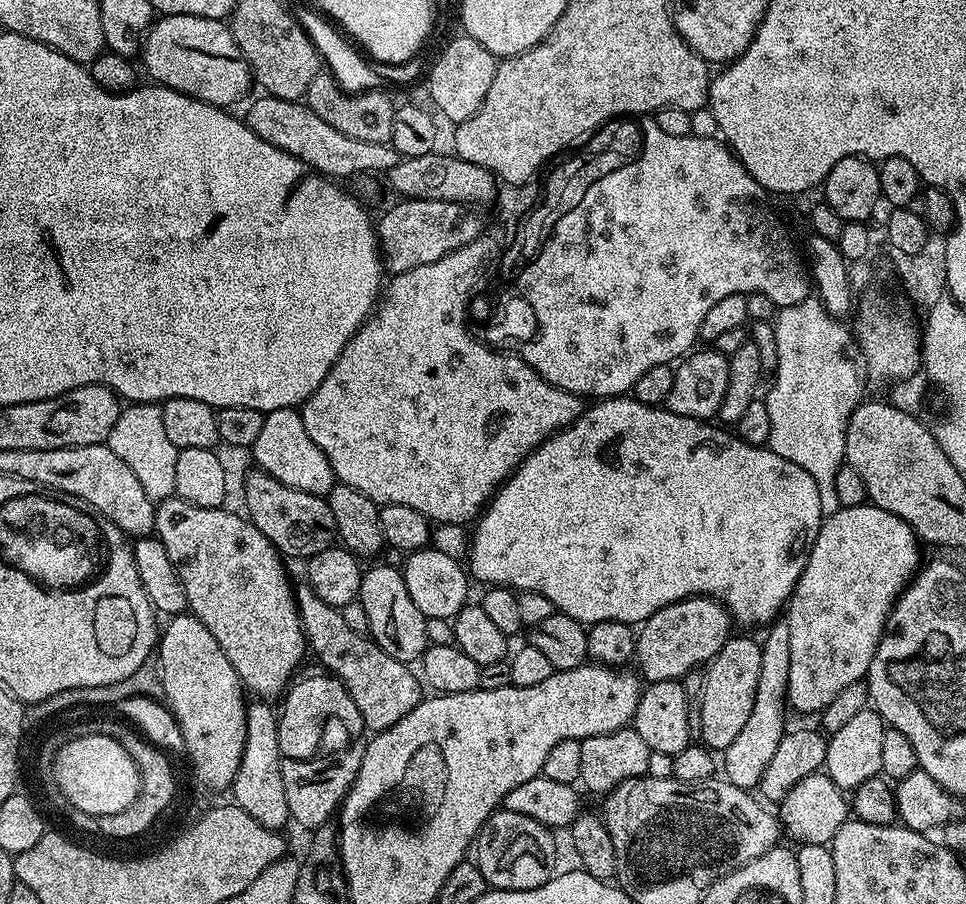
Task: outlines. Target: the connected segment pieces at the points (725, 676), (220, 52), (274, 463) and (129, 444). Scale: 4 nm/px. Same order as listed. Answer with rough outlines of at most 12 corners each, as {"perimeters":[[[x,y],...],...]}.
{"perimeters":[[[733,635],[707,665],[699,739],[738,738],[758,690],[762,650]],[[161,15],[142,41],[157,85],[232,106],[252,67],[224,20]],[[295,408],[265,415],[250,455],[287,488],[337,483]],[[128,404],[107,445],[154,502],[176,496],[160,404]]]}

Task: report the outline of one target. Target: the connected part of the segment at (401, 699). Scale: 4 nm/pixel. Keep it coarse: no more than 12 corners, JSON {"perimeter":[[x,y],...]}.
{"perimeter":[[312,588],[294,597],[311,655],[344,683],[365,729],[420,704],[409,665],[354,634]]}

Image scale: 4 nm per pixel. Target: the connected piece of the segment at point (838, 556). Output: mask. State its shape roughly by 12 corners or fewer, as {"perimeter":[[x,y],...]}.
{"perimeter":[[871,502],[823,517],[786,605],[787,703],[861,683],[922,567]]}

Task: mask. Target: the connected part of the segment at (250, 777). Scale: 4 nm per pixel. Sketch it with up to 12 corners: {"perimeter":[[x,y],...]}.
{"perimeter":[[271,703],[247,705],[230,789],[254,822],[289,823]]}

